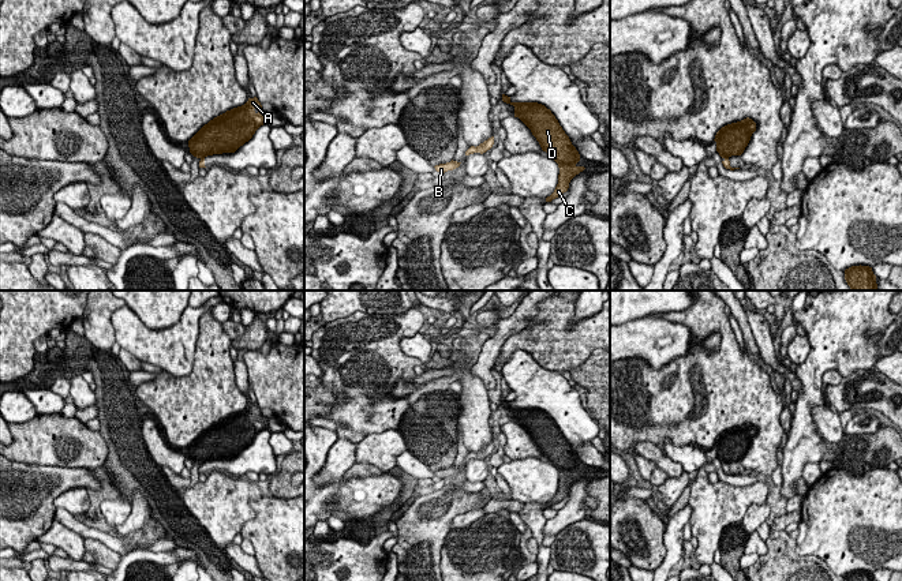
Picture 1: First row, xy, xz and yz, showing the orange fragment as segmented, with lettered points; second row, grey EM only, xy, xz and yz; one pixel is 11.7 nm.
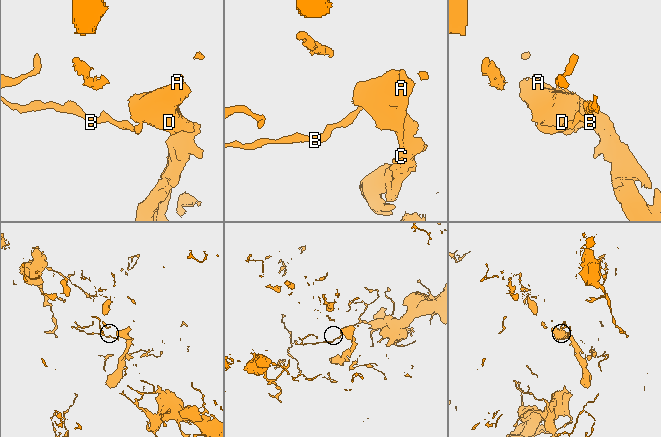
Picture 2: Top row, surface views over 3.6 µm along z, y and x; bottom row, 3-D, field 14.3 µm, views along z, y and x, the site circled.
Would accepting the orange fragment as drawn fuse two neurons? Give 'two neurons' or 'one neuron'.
two neurons

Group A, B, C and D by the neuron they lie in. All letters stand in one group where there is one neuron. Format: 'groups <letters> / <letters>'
groups A C D / B

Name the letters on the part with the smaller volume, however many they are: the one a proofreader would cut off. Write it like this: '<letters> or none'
A, C, D

